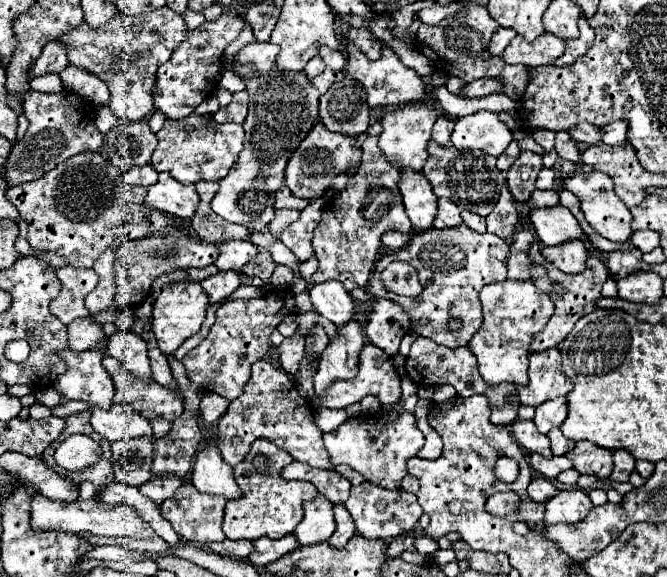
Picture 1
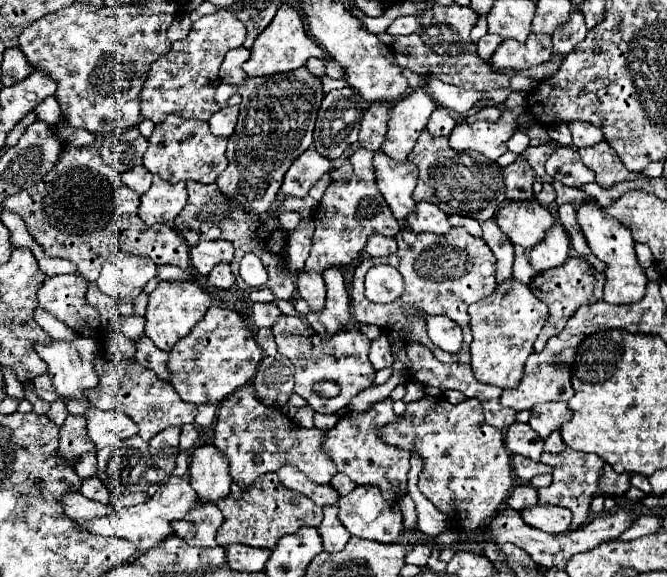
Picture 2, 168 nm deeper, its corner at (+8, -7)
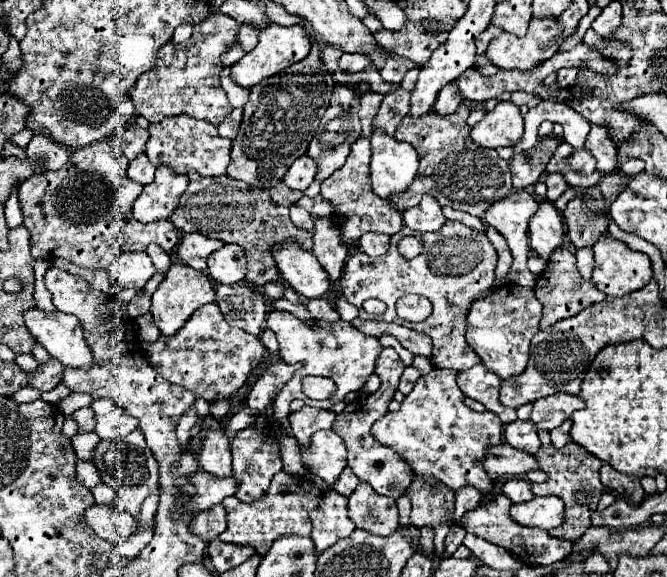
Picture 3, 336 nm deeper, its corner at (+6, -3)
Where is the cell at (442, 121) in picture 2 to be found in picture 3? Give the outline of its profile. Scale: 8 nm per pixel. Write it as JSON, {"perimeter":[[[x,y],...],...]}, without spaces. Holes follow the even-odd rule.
{"perimeter":[[[449,83],[447,87],[443,87],[437,95],[437,101],[433,105],[433,111],[439,115],[451,115],[455,113],[455,109],[463,103],[463,97],[459,95],[459,89],[455,87],[455,83]]]}

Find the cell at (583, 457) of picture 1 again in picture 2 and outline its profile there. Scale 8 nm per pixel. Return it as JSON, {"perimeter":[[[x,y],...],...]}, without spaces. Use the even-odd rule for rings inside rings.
{"perimeter":[[[565,449],[563,453],[543,453],[541,455],[541,463],[549,465],[553,471],[553,483],[547,487],[547,489],[539,489],[537,491],[537,497],[539,497],[539,503],[551,503],[551,505],[561,505],[561,507],[567,507],[571,513],[573,513],[573,523],[569,527],[569,531],[575,531],[579,529],[581,525],[585,525],[591,517],[591,511],[589,511],[589,503],[591,499],[595,497],[597,493],[597,485],[599,485],[599,477],[601,477],[601,471],[603,471],[603,465],[605,461],[597,455],[589,455],[589,453],[579,453],[579,451],[573,451],[573,449]]]}

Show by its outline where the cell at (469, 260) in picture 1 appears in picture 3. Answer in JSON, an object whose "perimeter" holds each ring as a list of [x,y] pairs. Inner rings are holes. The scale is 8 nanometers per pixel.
{"perimeter":[[[447,221],[439,231],[433,233],[415,233],[409,227],[403,227],[399,233],[391,237],[391,247],[383,257],[369,257],[365,253],[351,255],[339,283],[343,297],[359,309],[361,319],[383,319],[387,323],[397,323],[421,331],[433,339],[435,367],[467,371],[473,365],[481,363],[481,359],[465,341],[465,317],[471,303],[493,287],[495,265],[497,265],[497,253],[483,231],[473,231],[459,221]],[[407,235],[417,237],[423,245],[423,251],[413,259],[405,259],[397,251],[397,243]],[[407,293],[417,293],[431,299],[433,313],[423,323],[409,323],[399,315],[395,315],[397,299]],[[369,297],[385,301],[387,311],[383,315],[365,313],[363,301]]]}

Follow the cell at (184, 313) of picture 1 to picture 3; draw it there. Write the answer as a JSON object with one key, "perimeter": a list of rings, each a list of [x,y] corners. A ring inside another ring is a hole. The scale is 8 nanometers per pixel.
{"perimeter":[[[173,263],[165,279],[159,283],[157,291],[151,297],[151,315],[159,331],[169,337],[169,335],[175,335],[185,325],[191,313],[195,313],[199,307],[213,301],[215,301],[215,289],[211,279],[205,273],[199,273],[193,267],[187,267],[183,263]]]}

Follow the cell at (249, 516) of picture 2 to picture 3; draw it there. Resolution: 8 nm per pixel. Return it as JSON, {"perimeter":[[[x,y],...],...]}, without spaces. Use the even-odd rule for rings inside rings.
{"perimeter":[[[281,471],[273,477],[269,491],[253,503],[243,503],[235,495],[223,499],[223,507],[227,511],[227,529],[219,535],[219,539],[235,545],[255,547],[259,555],[265,555],[271,543],[281,535],[311,533],[309,511],[313,511],[319,505],[319,499],[321,499],[321,491],[309,481],[309,477],[299,477],[299,475],[293,477]]]}

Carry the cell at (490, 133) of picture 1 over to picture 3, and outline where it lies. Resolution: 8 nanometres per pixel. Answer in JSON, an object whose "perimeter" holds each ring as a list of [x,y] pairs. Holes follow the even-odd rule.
{"perimeter":[[[501,101],[497,107],[471,129],[473,143],[481,147],[497,149],[497,147],[511,147],[523,135],[523,117],[519,107],[513,101]]]}

